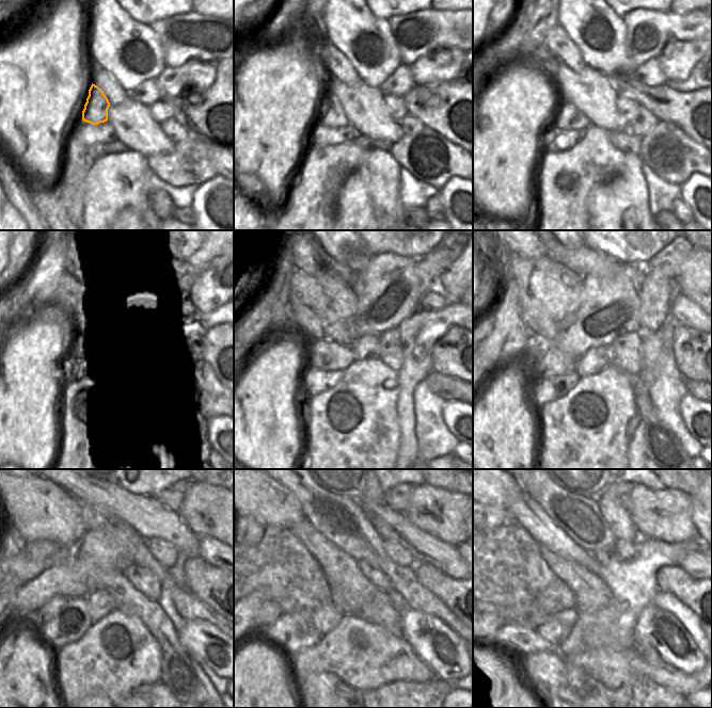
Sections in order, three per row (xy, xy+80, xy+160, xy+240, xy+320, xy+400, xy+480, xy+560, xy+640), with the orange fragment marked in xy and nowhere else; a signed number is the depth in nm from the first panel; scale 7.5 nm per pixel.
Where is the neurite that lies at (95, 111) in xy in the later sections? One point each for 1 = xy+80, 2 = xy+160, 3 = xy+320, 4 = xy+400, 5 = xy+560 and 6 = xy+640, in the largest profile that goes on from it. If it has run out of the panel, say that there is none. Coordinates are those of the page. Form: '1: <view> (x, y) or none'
1: xy+80 (332, 115)
2: xy+160 (567, 116)
3: xy+320 (328, 355)
4: xy+400 (554, 360)
5: xy+560 (270, 611)
6: xy+640 (494, 621)

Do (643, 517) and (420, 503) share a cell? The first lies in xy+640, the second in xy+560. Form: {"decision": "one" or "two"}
{"decision": "one"}

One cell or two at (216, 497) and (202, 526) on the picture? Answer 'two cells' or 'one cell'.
one cell

